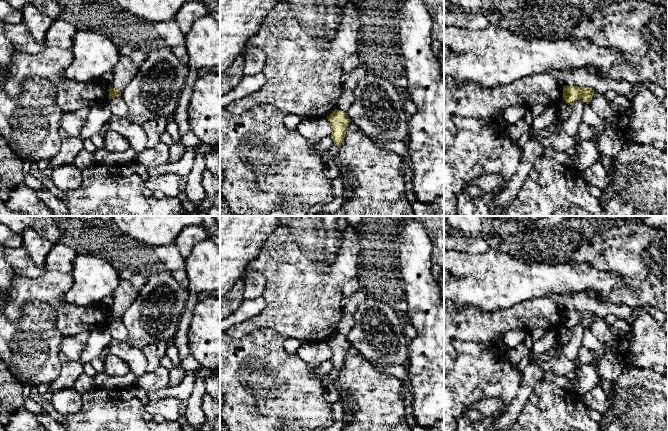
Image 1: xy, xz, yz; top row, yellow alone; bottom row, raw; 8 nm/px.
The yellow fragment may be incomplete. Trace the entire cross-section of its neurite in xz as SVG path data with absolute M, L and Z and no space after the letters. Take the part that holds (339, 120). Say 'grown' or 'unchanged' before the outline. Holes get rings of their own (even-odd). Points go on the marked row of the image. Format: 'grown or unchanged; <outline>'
unchanged; M337 109L327 116L327 119L332 126L331 137L333 142L338 148L340 148L344 143L346 129L351 120L346 113Z

